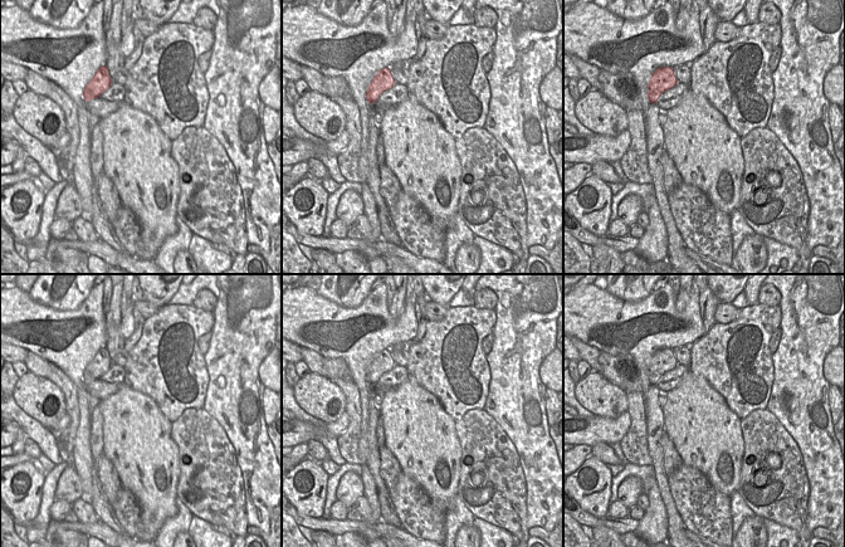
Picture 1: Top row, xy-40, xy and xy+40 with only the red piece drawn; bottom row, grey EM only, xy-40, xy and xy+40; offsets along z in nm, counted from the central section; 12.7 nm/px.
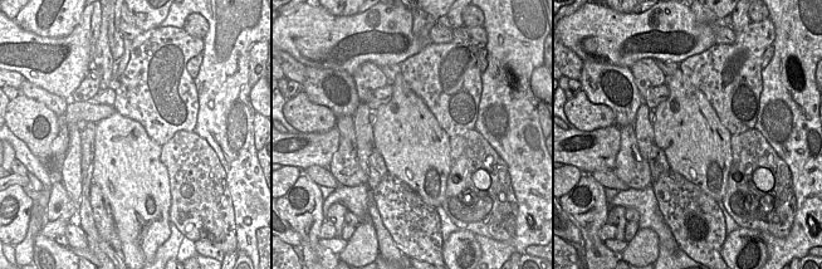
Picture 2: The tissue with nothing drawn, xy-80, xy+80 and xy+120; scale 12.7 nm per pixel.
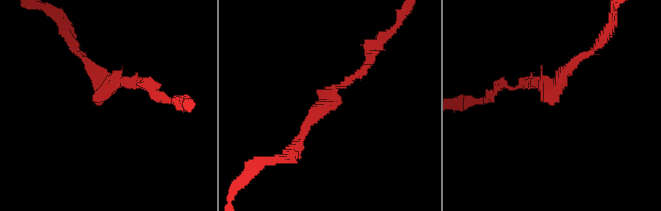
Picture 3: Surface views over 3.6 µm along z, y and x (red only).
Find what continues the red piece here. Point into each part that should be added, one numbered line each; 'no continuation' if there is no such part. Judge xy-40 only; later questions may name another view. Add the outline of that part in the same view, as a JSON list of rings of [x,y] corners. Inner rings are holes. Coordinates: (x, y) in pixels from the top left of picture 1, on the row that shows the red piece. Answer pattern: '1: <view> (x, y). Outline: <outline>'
no continuation

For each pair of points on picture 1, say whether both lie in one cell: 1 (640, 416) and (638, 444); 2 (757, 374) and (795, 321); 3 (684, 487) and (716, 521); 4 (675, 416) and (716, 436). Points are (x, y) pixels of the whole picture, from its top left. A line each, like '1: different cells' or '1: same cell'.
1: same cell
2: different cells
3: same cell
4: same cell

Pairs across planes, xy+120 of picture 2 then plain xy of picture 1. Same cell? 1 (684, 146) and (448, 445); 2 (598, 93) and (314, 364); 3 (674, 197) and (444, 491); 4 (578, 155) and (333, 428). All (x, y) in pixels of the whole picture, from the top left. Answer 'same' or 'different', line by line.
1: same
2: different
3: different
4: same

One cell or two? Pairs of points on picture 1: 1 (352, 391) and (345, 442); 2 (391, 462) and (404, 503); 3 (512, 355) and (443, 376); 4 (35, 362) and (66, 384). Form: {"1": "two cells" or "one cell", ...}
{"1": "one cell", "2": "two cells", "3": "two cells", "4": "one cell"}

